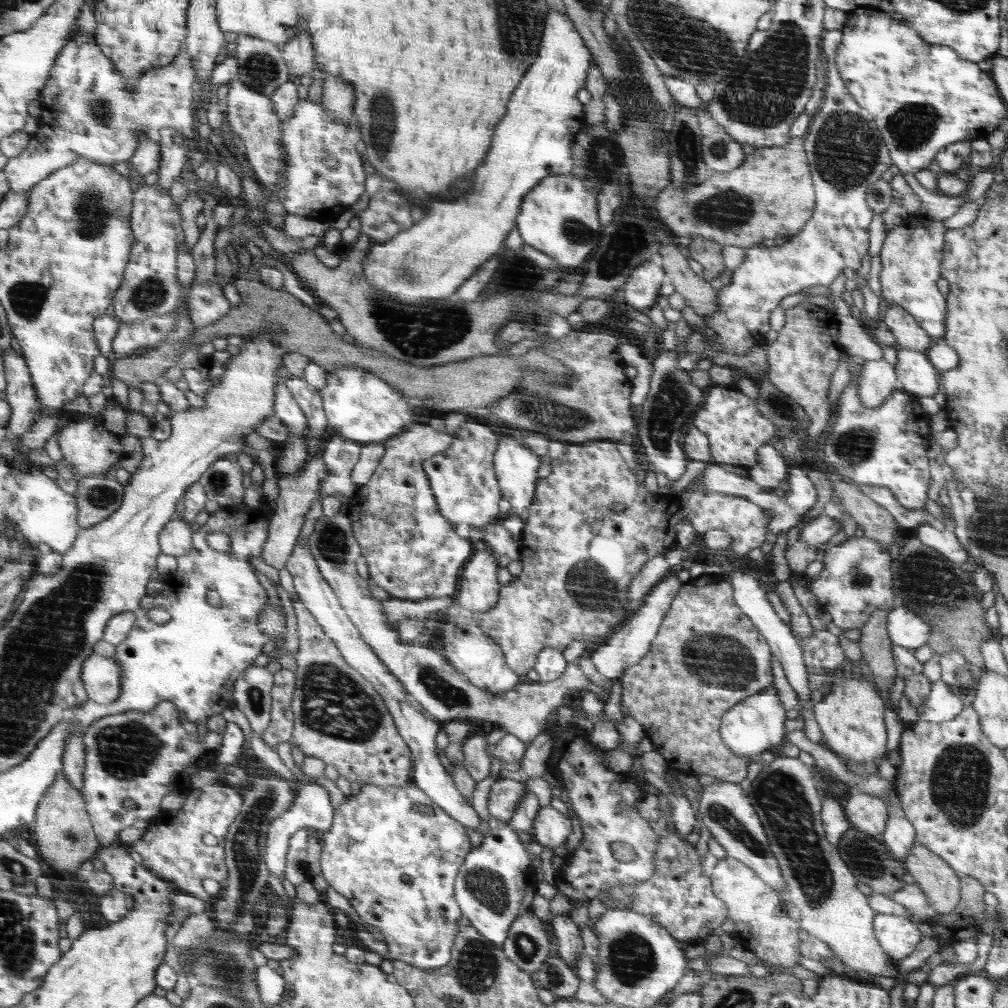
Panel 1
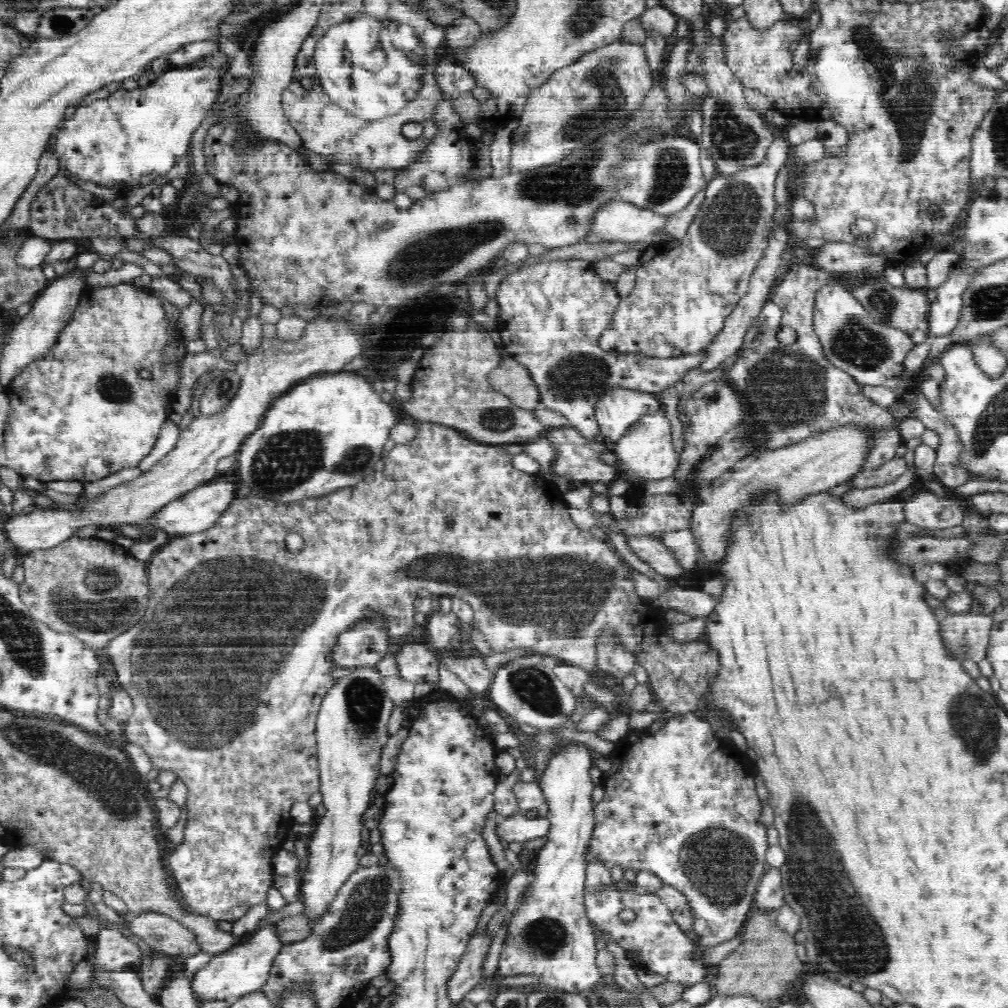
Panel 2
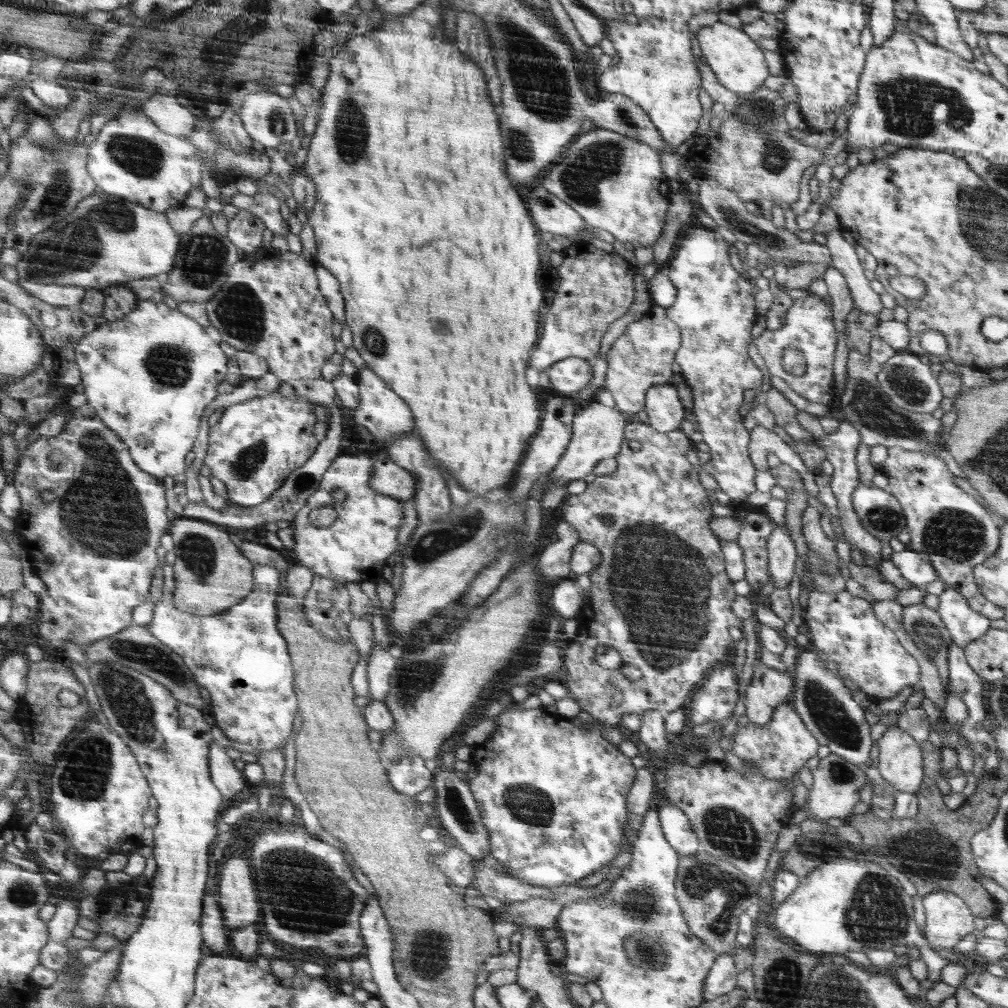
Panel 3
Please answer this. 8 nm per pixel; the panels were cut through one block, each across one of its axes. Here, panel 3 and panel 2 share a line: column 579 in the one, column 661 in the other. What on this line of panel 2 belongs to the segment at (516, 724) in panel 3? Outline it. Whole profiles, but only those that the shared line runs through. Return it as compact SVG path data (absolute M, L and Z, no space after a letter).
M692 712L670 717L664 726L654 734L640 728L634 729L625 738L616 742L613 751L608 755L612 761L611 767L606 770L612 778L602 778L601 780L605 793L603 799L596 804L596 808L593 808L595 825L592 826L591 839L585 854L588 863L599 860L610 869L613 866L620 866L624 871L633 870L635 873L642 873L647 870L648 873L653 873L660 878L664 885L673 886L684 894L689 912L693 916L691 928L697 935L696 944L702 949L728 942L728 940L736 938L736 935L741 934L743 926L754 908L753 902L758 883L767 873L769 867L766 862L766 850L769 847L768 841L766 841L767 828L762 826L762 822L760 822L762 804L756 794L754 774L750 774L742 764L734 764L734 758L730 756L730 745L717 738L715 734L716 729L709 722L698 718Z

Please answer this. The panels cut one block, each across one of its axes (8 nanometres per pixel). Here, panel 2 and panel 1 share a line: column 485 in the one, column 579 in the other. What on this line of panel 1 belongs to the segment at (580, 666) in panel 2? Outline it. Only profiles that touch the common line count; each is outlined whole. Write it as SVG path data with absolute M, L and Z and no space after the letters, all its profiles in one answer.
M618 442L570 443L566 446L566 452L560 458L549 460L548 463L552 465L552 472L546 478L540 478L534 504L528 509L528 515L526 515L526 520L524 521L524 530L522 530L522 536L518 542L521 547L519 560L523 566L521 574L514 576L508 586L504 586L504 589L499 594L499 603L494 609L487 610L483 613L471 613L472 616L468 616L468 618L476 618L475 622L503 648L507 665L512 670L515 670L516 674L520 674L520 676L525 676L527 672L532 670L535 662L538 660L539 653L544 649L552 648L564 652L574 642L582 638L586 639L586 651L588 655L598 647L603 646L606 640L608 640L608 637L620 625L624 624L624 621L628 620L628 616L631 616L631 612L638 604L631 603L630 598L628 598L628 591L630 591L632 580L640 574L643 566L656 557L658 553L664 554L668 548L676 545L678 541L677 527L683 520L691 521L692 527L695 529L698 537L710 530L726 531L730 539L732 539L731 545L735 556L746 556L750 550L760 547L766 539L766 534L769 532L768 526L770 525L771 519L767 516L768 509L764 510L764 506L758 506L755 503L749 502L747 499L735 495L726 495L715 491L700 491L697 488L699 475L688 485L691 488L682 494L660 496L652 493L645 485L645 482L640 482L640 474L634 474L634 472L630 472L627 468L622 455L620 455L620 450L618 450Z

